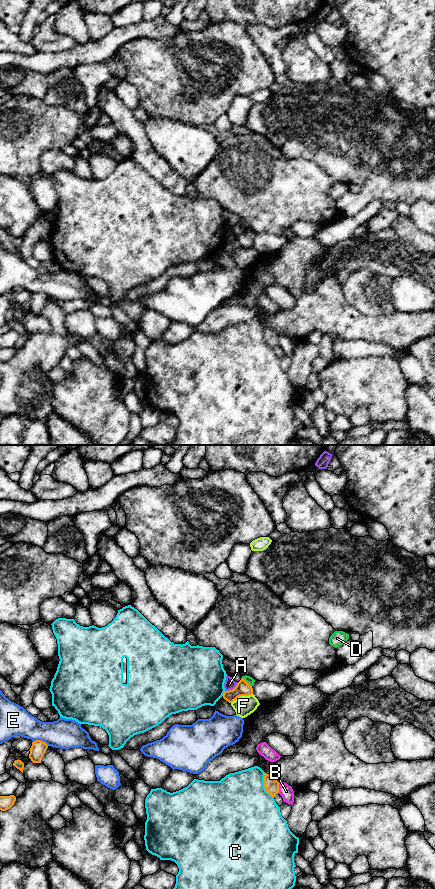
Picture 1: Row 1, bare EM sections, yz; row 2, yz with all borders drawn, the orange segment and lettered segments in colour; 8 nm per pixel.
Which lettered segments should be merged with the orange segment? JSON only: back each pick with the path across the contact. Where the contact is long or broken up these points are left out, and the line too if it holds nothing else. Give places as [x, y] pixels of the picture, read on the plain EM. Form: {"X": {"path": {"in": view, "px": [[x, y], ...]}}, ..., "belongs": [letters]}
{"D": {"path": {"in": "yz", "px": [[242, 240], [246, 234], [248, 231]]}}, "belongs": ["D"]}

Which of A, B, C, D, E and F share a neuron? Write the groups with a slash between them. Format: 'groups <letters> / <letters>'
groups A / B / C / D / E / F

